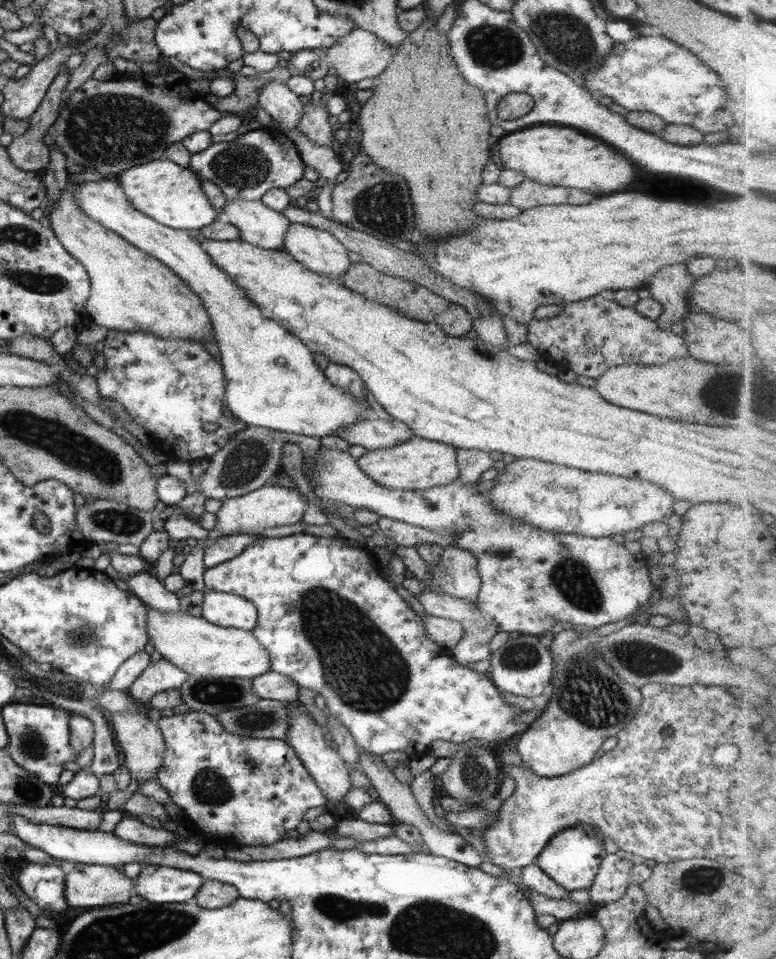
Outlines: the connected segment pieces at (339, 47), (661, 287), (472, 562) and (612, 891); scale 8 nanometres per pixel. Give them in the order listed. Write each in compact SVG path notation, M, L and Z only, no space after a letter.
M358 27L324 51L336 75L349 83L376 78L390 66L394 54L396 47L390 47L376 35Z
M682 264L666 266L650 278L645 287L651 297L662 305L662 314L655 320L662 330L670 331L672 324L682 321L693 311L687 292L694 285L695 279L688 272L687 266Z
M454 545L444 548L438 564L429 564L430 574L434 577L424 590L436 589L450 597L476 604L482 584L477 571L477 557L469 550L462 550Z
M608 853L602 859L592 886L588 888L592 903L599 905L622 898L631 883L630 870L632 870L632 866L631 861L616 853Z

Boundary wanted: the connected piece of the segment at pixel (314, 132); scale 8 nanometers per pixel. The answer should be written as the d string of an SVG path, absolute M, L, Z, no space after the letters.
M302 95L302 102L305 104L304 115L298 122L298 128L307 134L312 142L332 147L335 129L332 129L332 124L328 121L328 108L322 105L321 101L312 103L311 98L306 95Z

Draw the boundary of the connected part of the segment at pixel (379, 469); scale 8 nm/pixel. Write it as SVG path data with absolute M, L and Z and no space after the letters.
M414 436L400 446L367 451L357 459L357 464L376 485L392 490L430 490L458 480L460 470L456 463L456 450L446 443Z

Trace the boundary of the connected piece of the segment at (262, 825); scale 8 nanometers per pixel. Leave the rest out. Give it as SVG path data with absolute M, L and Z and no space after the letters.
M190 711L186 714L174 714L172 716L164 716L158 720L158 727L162 732L166 745L166 752L163 756L162 766L157 770L155 778L161 784L161 787L170 795L170 799L178 808L186 820L196 822L196 828L200 828L200 832L208 832L212 836L224 836L230 840L231 845L271 845L280 840L289 837L290 830L296 829L303 821L306 810L310 808L318 808L318 806L326 806L329 800L325 792L319 787L319 784L312 778L312 775L306 770L303 762L298 758L294 749L284 739L268 739L268 738L251 738L245 735L230 734L224 731L222 725L214 714L204 712Z

